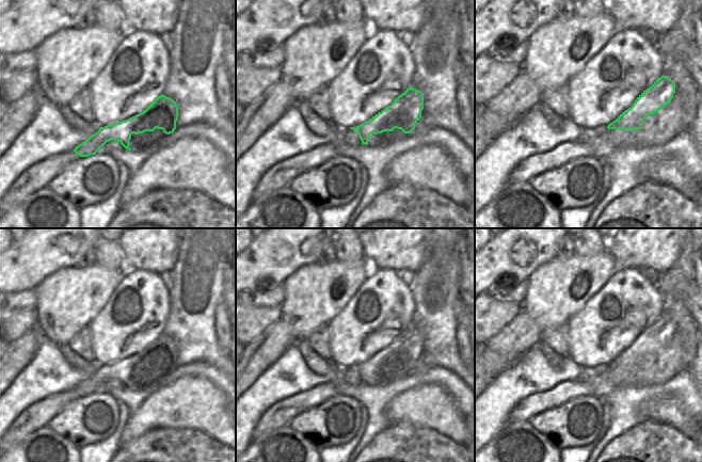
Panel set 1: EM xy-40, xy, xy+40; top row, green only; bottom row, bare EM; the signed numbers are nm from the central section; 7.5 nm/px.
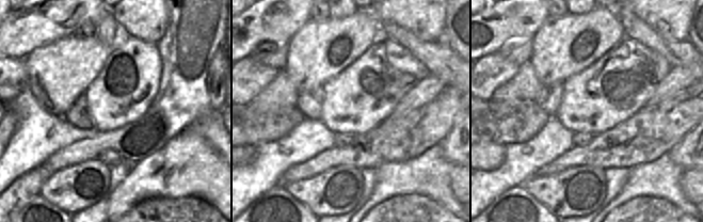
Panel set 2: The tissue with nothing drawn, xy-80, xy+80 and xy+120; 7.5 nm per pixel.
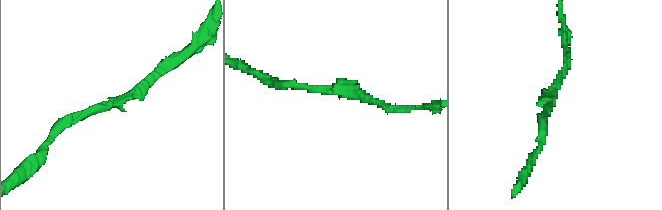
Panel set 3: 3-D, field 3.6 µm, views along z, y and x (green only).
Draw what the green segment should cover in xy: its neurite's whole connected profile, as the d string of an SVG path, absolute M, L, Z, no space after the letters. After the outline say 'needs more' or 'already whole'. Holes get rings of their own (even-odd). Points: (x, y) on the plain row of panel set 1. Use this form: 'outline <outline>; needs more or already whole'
outline M410 325L394 341L372 355L369 360L350 368L356 368L362 383L368 384L370 373L401 368L410 372L421 356L424 348L424 333Z; already whole

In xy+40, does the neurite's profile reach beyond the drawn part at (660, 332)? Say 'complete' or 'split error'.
complete

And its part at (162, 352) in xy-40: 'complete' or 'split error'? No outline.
complete

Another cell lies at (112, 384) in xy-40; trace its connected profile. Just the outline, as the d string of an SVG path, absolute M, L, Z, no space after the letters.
M111 379L102 386L103 387L101 389L99 388L96 394L110 394L113 389L122 389L125 387L117 379Z

